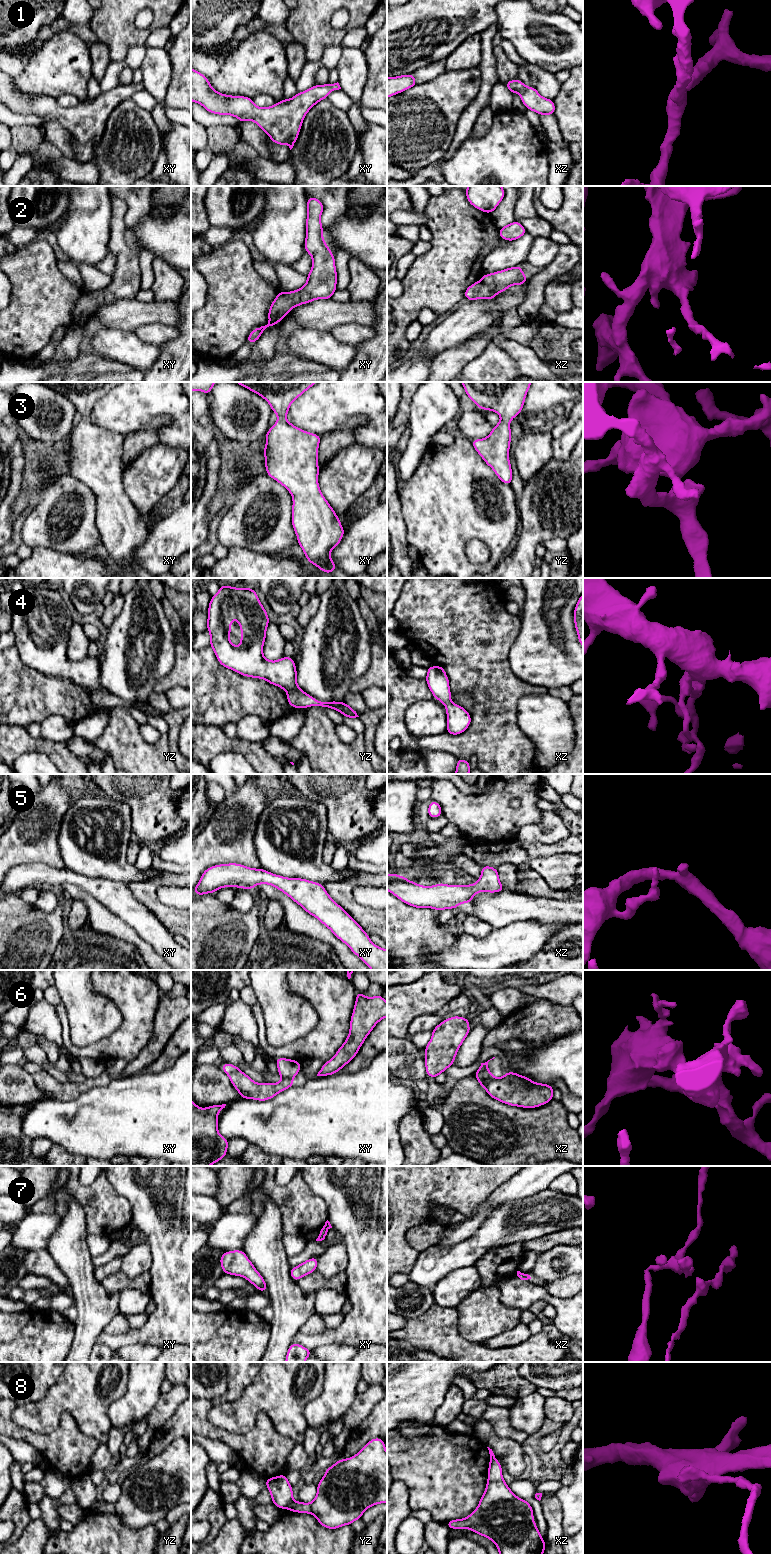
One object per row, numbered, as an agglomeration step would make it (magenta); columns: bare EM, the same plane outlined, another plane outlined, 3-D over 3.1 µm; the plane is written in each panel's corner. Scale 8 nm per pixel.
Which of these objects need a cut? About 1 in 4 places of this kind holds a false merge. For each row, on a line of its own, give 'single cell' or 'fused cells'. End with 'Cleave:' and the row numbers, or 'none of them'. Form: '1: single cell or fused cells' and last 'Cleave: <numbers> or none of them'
1: single cell
2: single cell
3: single cell
4: single cell
5: single cell
6: fused cells
7: single cell
8: fused cells
Cleave: 6, 8

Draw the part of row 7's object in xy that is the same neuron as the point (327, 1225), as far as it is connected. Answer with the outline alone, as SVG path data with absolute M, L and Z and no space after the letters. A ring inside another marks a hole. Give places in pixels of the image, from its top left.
M327 1220L325 1224L323 1225L322 1229L319 1231L319 1236L316 1239L316 1241L322 1241L327 1237L327 1230L332 1228L330 1222Z

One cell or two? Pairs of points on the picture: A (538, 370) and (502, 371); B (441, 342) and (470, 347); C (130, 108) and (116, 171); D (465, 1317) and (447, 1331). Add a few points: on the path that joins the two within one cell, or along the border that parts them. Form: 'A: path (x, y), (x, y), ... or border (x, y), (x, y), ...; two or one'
A: border (505, 351), (512, 358), (519, 371); two
B: border (478, 332), (457, 345), (444, 349), (437, 355); two
C: path (129, 124), (128, 150), (123, 155); one
D: border (455, 1308), (457, 1311), (458, 1332), (471, 1342); two

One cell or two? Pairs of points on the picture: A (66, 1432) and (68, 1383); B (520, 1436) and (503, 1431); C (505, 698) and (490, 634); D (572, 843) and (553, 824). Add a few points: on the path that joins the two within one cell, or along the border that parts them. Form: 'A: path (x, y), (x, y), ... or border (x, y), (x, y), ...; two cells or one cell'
A: border (63, 1411), (67, 1411), (73, 1417), (80, 1431); two cells
B: path (516, 1435), (507, 1431); one cell
C: path (491, 682), (490, 650); one cell
D: border (572, 833), (562, 840), (544, 843); two cells

